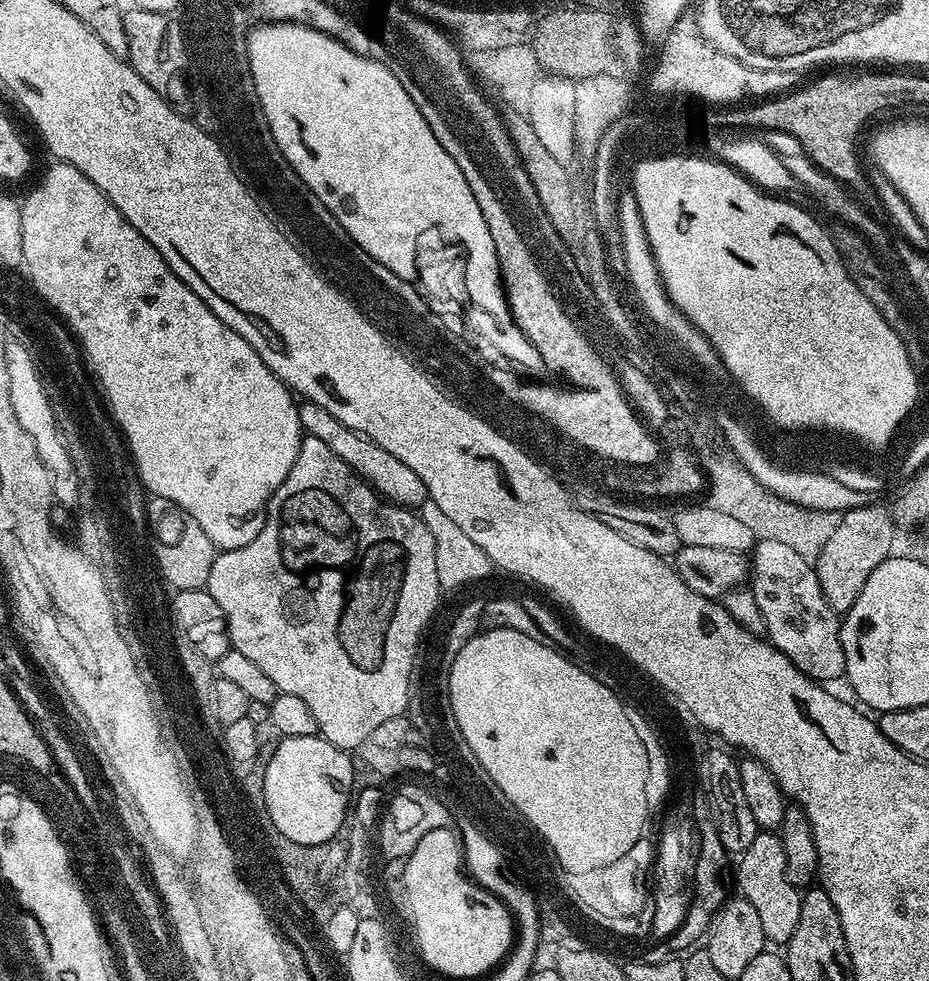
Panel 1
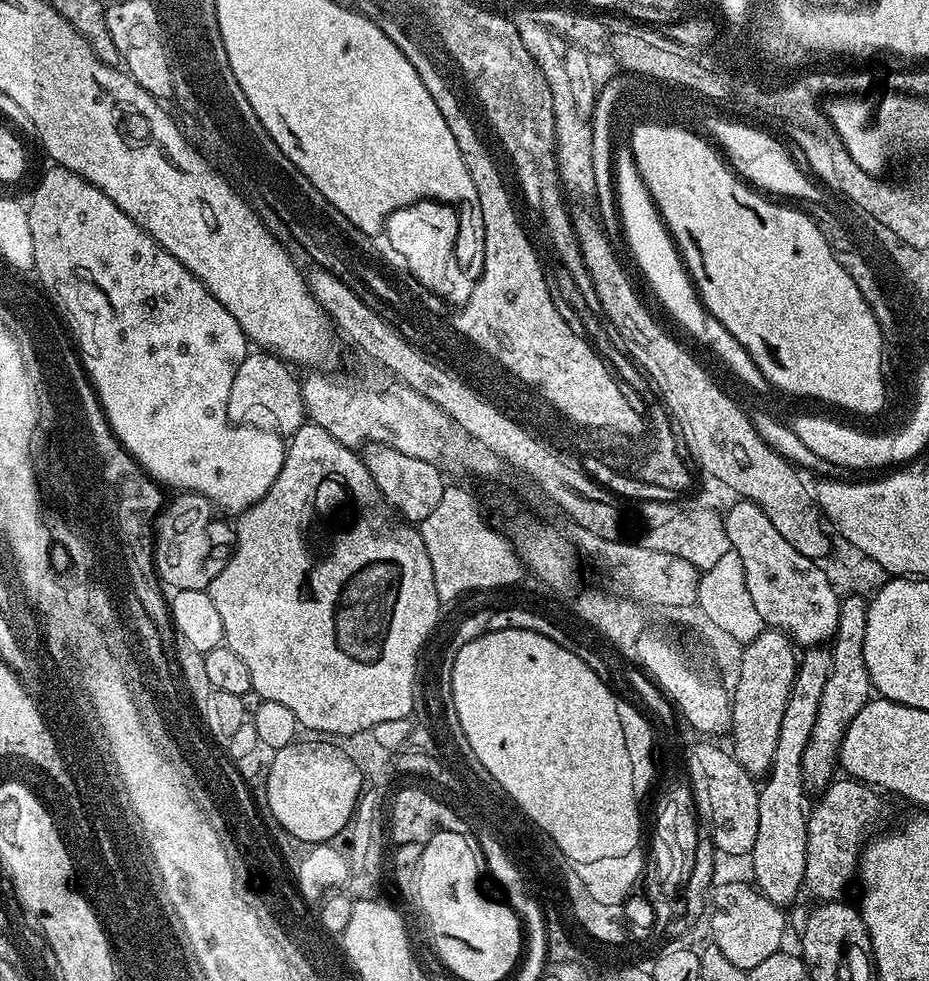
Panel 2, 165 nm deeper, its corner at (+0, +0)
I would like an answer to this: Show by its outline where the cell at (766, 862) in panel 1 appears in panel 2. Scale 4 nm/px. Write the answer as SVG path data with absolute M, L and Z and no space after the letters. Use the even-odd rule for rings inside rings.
M808 646L803 649L796 665L796 681L782 714L782 730L778 734L778 750L774 754L772 769L758 788L758 838L754 838L750 853L751 879L759 892L770 898L770 902L781 906L791 905L791 900L804 888L808 812L806 804L804 808L806 789L802 754L812 740L822 686L826 686L831 669L832 653L827 647Z

